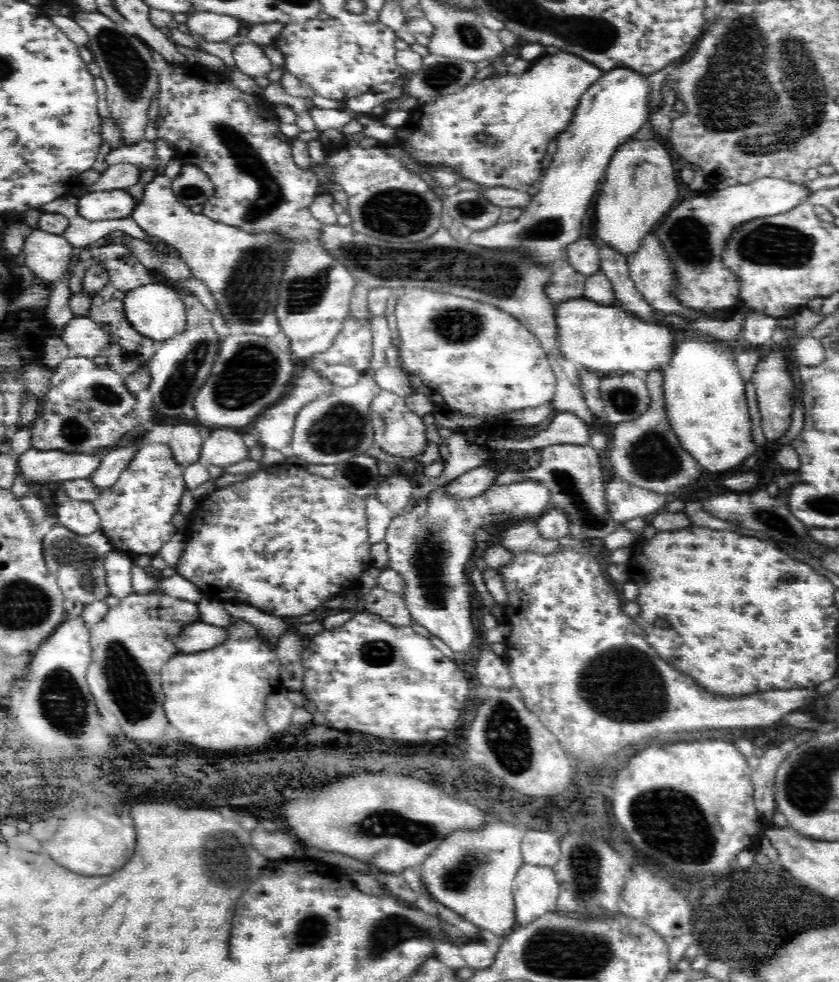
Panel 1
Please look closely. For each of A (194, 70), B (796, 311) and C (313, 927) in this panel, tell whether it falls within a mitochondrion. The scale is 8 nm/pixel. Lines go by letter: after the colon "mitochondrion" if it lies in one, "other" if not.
A: other
B: other
C: mitochondrion

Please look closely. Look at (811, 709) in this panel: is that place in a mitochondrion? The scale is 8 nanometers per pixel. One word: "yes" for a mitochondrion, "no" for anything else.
no

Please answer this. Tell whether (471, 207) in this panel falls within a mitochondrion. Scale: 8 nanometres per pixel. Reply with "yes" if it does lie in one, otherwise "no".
yes

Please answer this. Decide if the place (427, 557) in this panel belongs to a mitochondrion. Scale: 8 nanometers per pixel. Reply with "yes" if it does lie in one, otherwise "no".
yes

